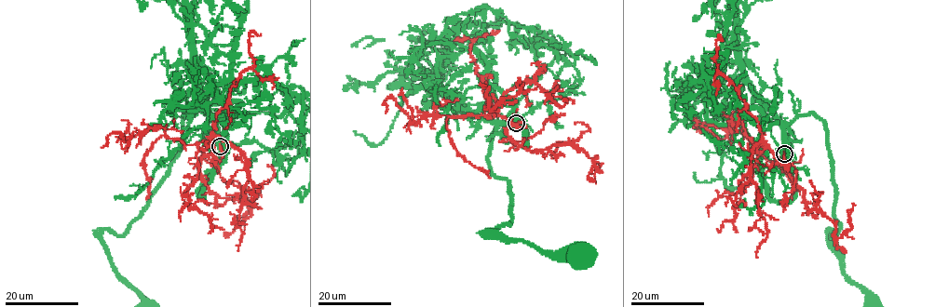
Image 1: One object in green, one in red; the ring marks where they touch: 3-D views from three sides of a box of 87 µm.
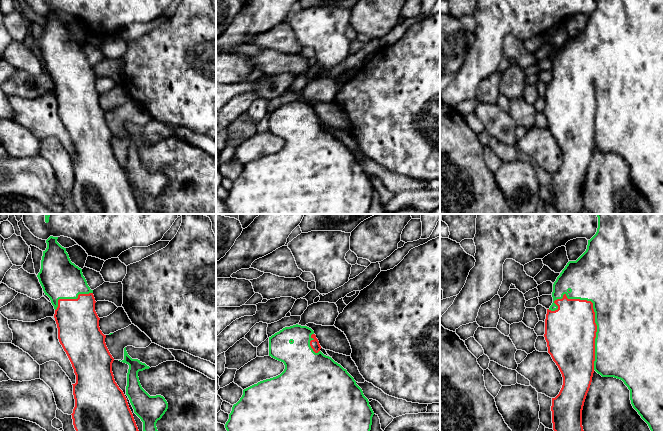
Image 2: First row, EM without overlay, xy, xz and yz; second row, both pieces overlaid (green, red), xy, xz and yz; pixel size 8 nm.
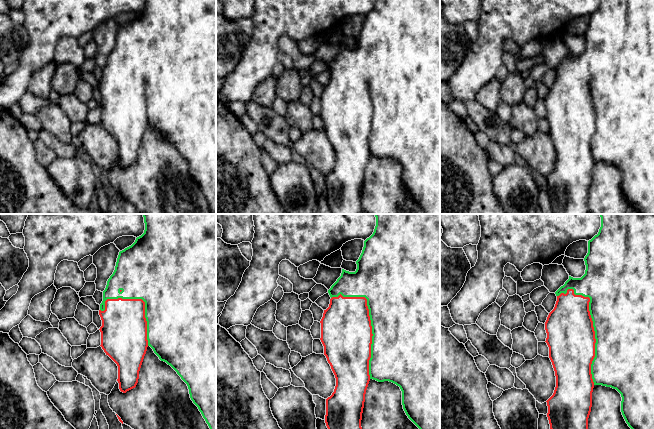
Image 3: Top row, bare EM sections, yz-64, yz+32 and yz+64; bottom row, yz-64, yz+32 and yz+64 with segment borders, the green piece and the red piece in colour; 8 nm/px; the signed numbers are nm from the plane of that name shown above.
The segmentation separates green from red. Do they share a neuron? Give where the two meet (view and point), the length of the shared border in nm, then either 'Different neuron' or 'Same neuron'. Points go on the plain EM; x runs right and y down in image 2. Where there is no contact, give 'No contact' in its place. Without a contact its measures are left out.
Touches green at yz (595, 98). Shared border 650 nm. Same neuron

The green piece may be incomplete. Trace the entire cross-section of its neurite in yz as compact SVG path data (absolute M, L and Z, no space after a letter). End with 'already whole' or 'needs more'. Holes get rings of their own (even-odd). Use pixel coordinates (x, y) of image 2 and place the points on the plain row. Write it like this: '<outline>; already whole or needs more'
M598 0L596 10L588 16L588 21L586 27L576 36L569 37L565 44L562 46L560 51L557 53L556 57L553 60L553 79L549 85L547 85L546 95L545 95L545 116L547 118L548 129L551 131L553 137L558 142L562 153L563 161L559 170L552 174L552 199L553 206L556 208L559 214L581 214L584 210L582 202L582 186L584 178L589 167L593 149L596 147L602 153L614 153L620 155L630 166L630 176L633 184L638 188L641 194L648 200L653 214L664 214L664 0Z; needs more

